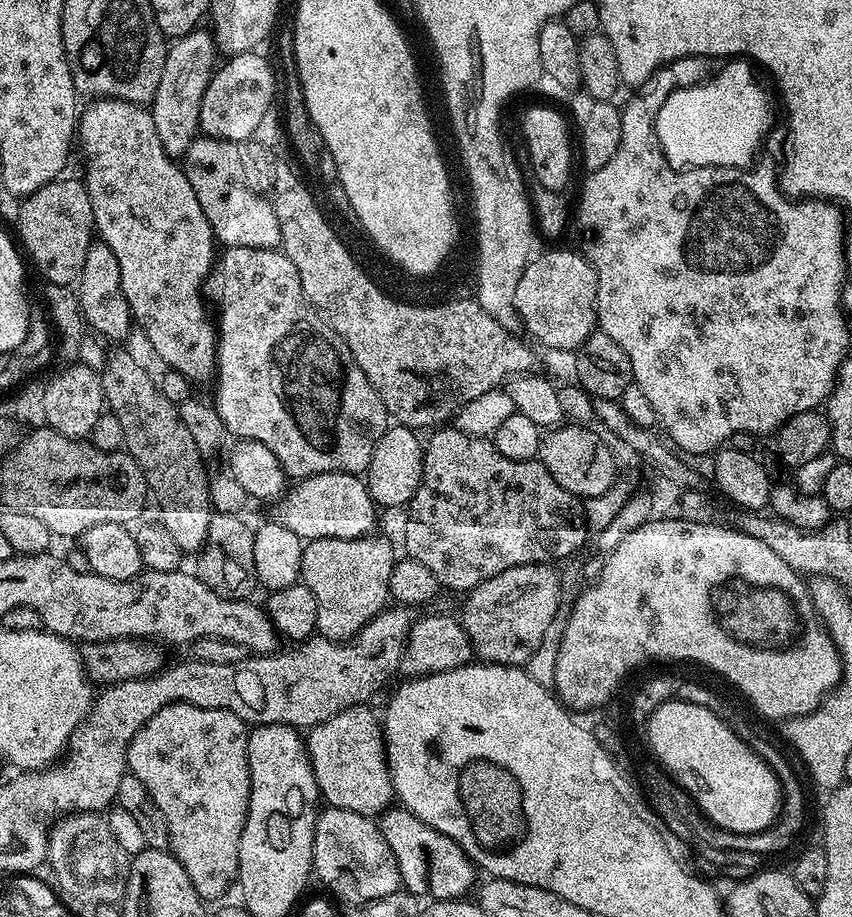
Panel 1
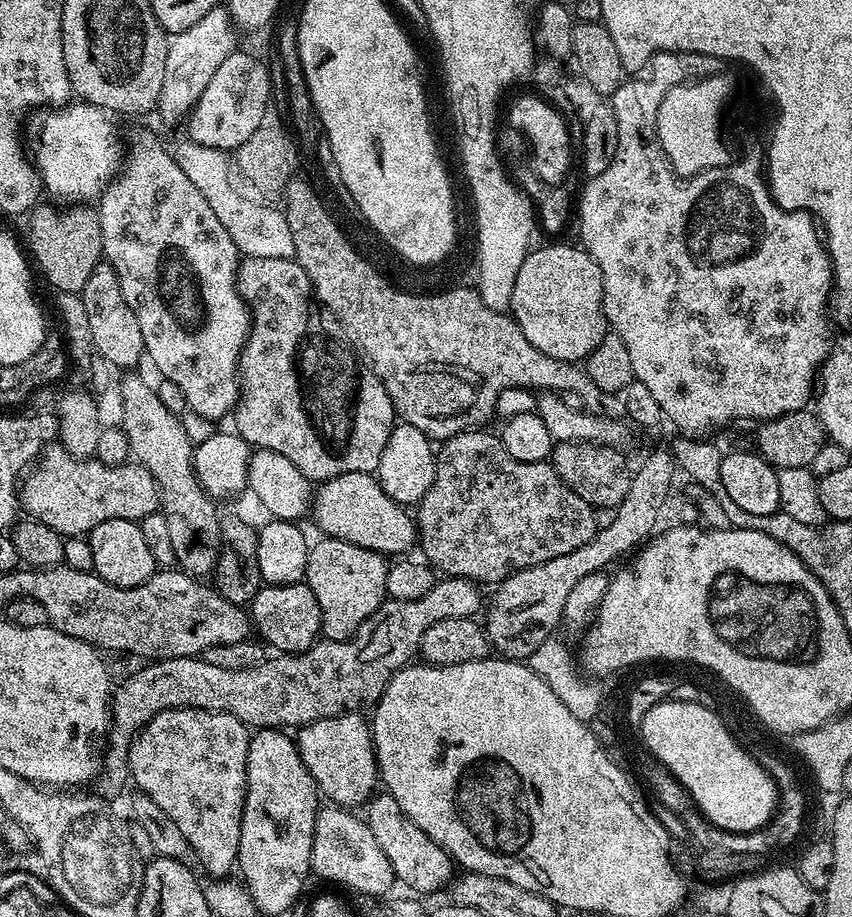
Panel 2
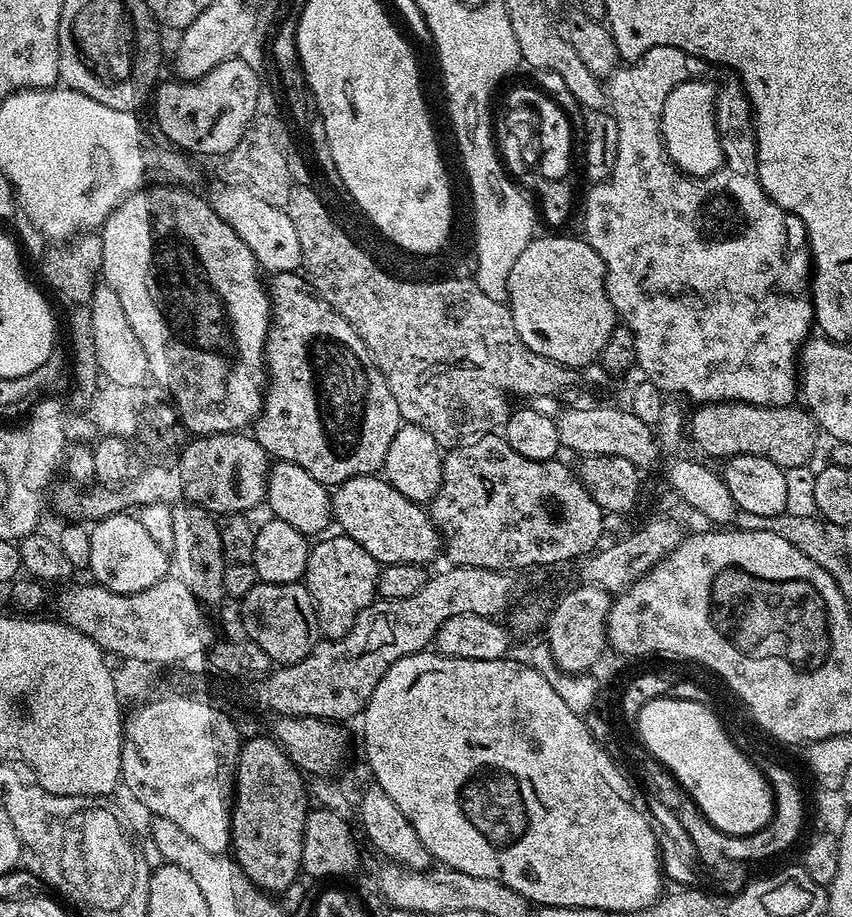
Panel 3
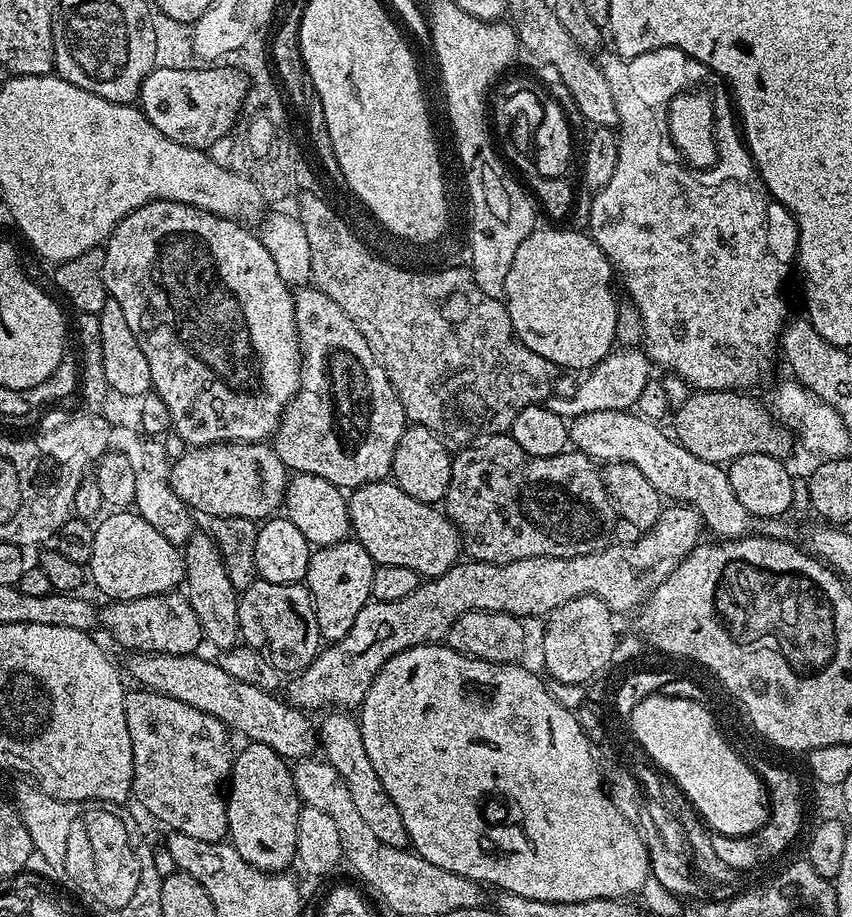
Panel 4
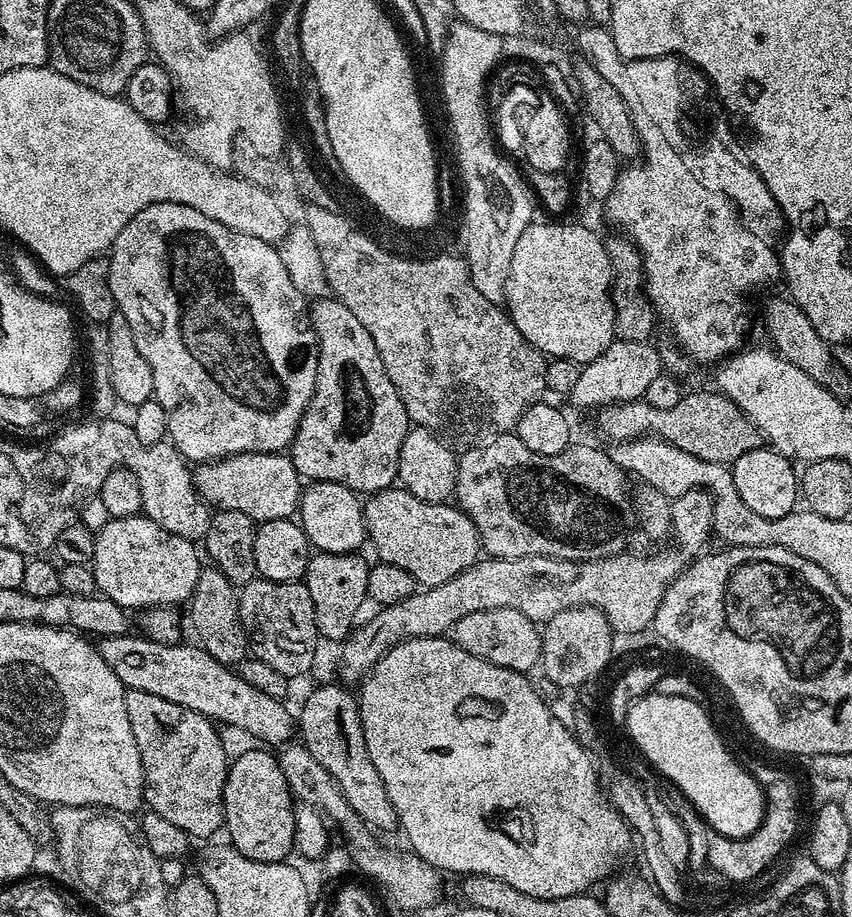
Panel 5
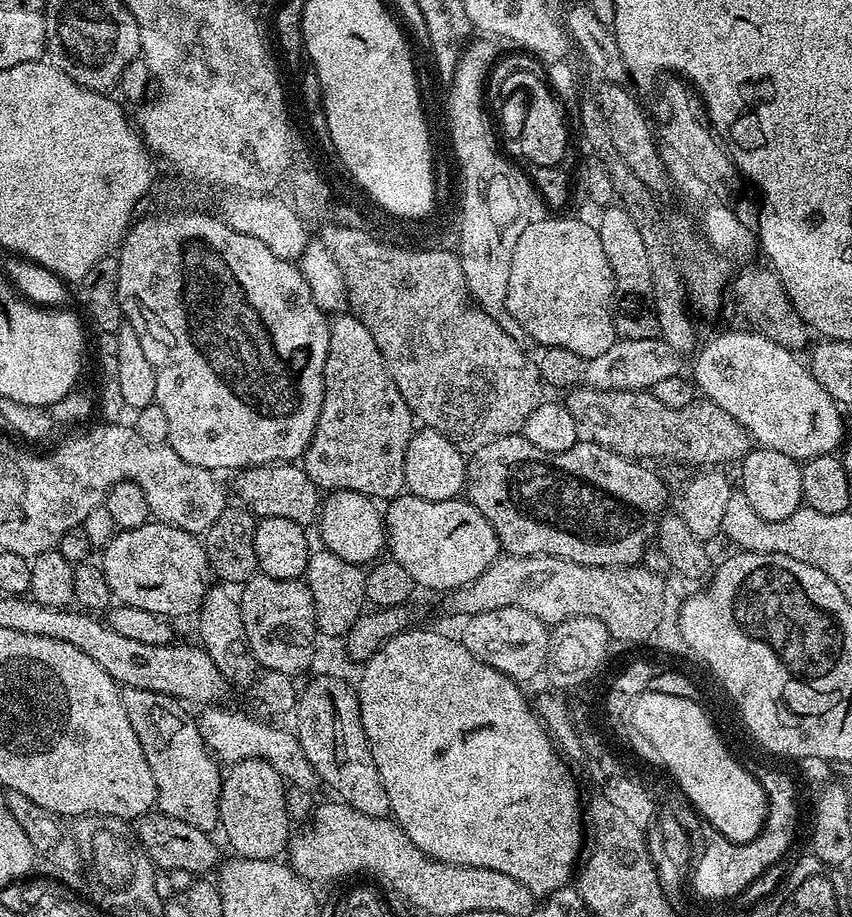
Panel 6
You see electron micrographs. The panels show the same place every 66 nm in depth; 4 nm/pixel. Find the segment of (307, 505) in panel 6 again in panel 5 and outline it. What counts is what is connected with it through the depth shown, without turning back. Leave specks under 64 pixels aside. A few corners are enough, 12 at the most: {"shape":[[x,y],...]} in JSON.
{"shape":[[243,452],[195,465],[197,496],[250,519],[297,515],[291,455]]}

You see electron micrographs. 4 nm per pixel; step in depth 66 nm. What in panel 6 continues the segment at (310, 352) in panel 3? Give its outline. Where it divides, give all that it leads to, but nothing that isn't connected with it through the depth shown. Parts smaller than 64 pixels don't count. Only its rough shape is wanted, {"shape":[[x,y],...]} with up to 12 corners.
{"shape":[[331,317],[304,473],[380,502],[405,491],[414,417],[374,334]]}

